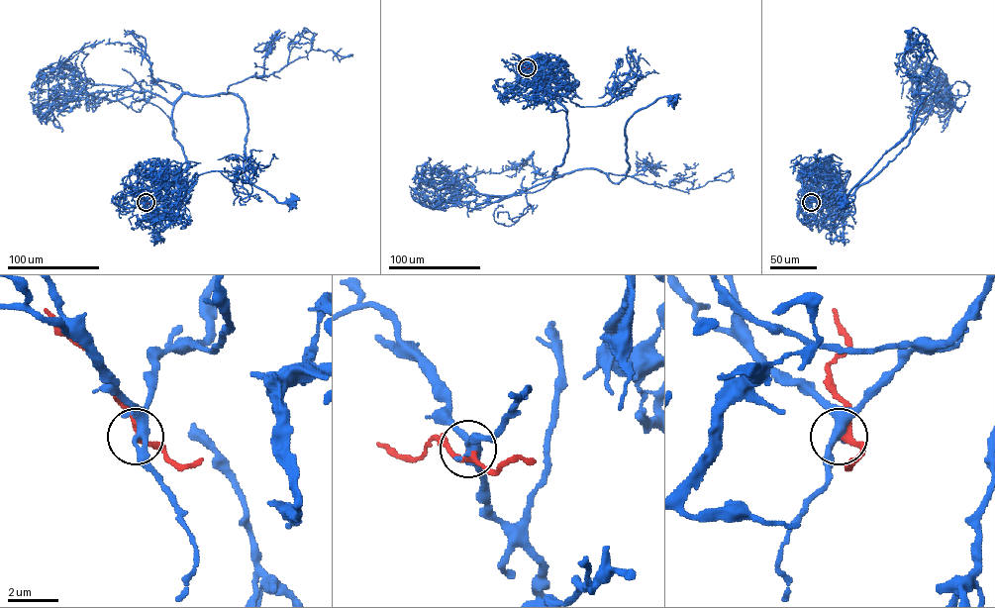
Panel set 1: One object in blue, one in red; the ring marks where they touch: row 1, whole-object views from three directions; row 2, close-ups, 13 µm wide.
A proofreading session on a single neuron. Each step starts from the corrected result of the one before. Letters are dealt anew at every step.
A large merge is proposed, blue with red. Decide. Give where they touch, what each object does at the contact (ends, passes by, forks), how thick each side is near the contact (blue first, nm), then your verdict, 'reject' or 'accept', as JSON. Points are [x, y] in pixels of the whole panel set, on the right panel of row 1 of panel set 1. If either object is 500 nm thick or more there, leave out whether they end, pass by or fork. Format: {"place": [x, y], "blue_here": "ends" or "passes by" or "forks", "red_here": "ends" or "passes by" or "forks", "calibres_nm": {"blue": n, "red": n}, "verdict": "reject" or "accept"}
{"place": [811, 202], "blue_here": "forks", "red_here": "passes by", "calibres_nm": {"blue": 300, "red": 240}, "verdict": "reject"}

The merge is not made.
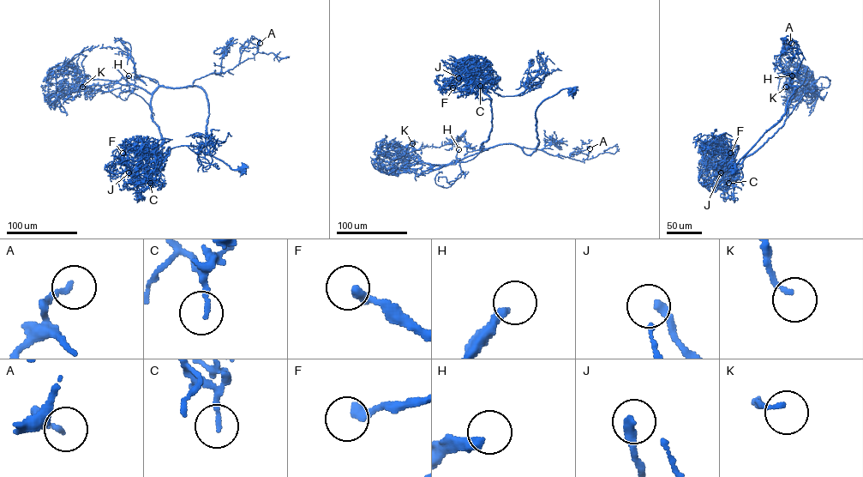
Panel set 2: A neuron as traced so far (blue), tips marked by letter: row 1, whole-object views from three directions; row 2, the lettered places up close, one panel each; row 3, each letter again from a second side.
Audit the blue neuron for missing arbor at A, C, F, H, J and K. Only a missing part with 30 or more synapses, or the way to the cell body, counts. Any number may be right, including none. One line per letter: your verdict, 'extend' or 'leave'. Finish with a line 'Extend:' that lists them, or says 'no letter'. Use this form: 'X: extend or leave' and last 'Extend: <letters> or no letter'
A: leave
C: leave
F: leave
H: leave
J: leave
K: leave
Extend: no letter

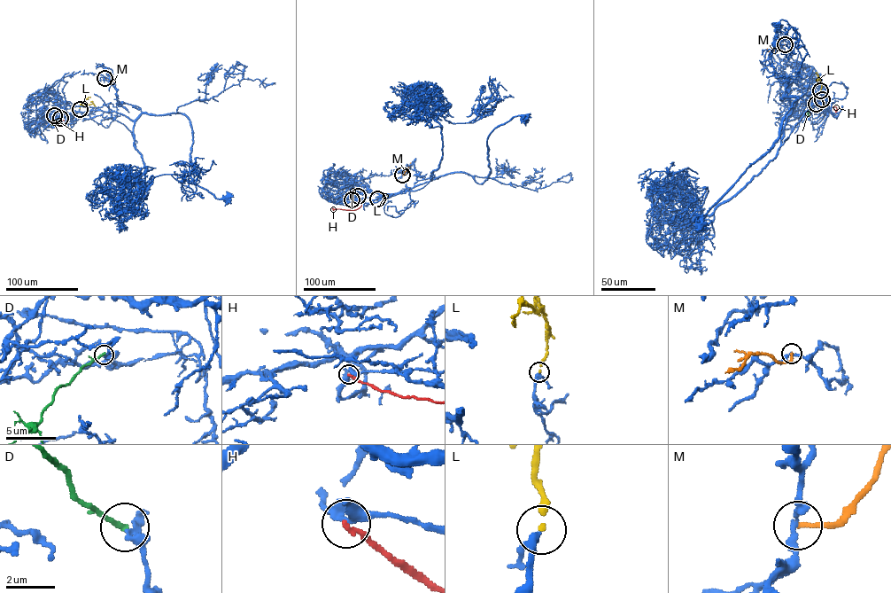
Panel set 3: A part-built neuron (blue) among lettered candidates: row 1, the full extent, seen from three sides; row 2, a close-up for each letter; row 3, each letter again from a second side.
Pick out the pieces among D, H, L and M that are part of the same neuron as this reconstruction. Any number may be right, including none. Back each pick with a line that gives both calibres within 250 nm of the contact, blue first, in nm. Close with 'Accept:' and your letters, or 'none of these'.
L: 280/190 nm
Accept: L

